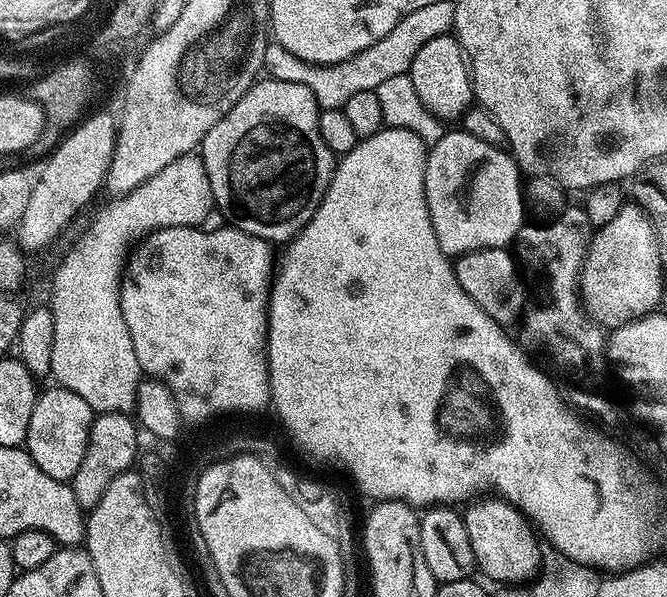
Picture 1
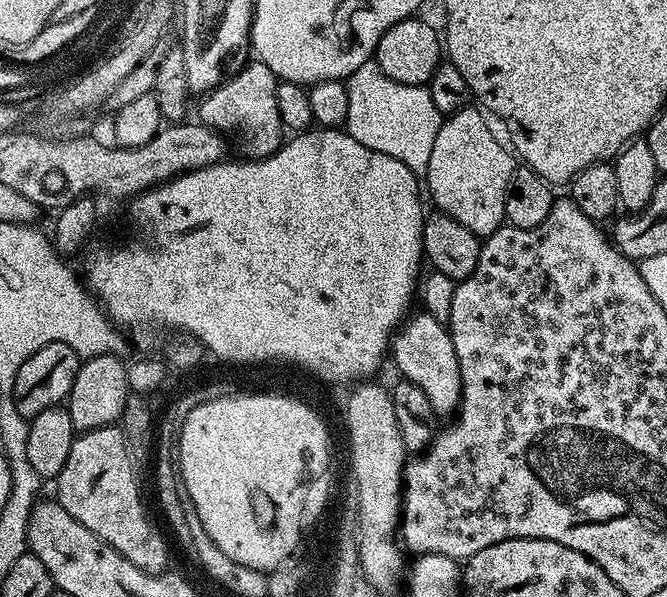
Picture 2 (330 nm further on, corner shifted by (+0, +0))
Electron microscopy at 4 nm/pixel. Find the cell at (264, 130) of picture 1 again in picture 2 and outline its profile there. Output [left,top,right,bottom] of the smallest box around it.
[199,58,282,157]

